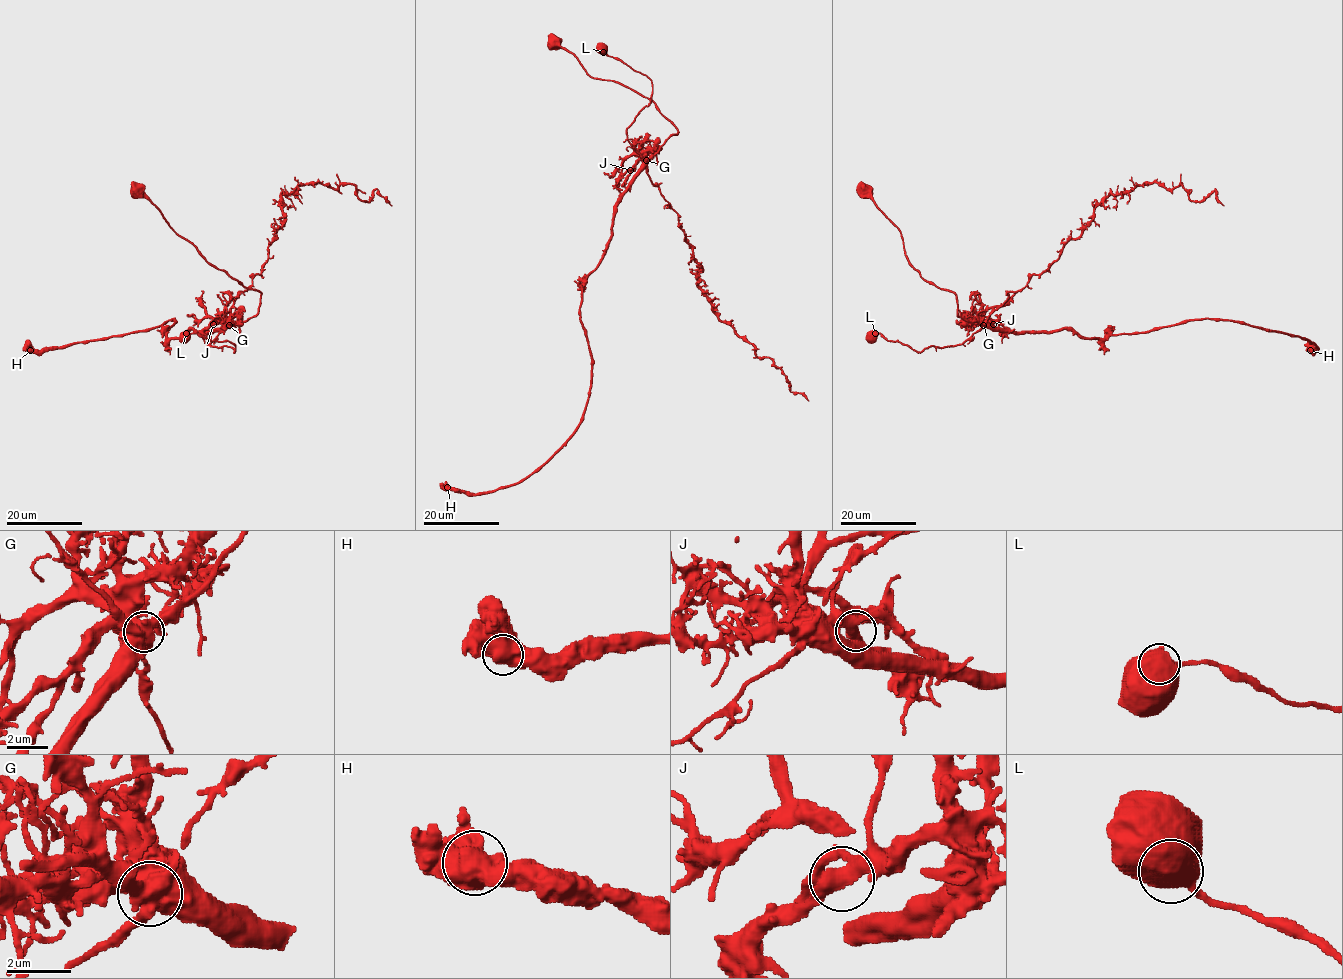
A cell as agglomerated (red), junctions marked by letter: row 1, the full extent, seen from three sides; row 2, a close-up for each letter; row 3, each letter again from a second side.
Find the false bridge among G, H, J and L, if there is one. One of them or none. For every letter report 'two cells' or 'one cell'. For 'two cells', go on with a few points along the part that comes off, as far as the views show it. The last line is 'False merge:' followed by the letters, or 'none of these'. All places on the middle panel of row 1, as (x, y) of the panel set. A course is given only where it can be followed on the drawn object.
G: two cells; course (647, 160), (651, 182), (678, 215), (701, 267), (697, 285), (712, 309), (809, 401)
H: one cell
J: one cell
L: one cell
False merge: G

